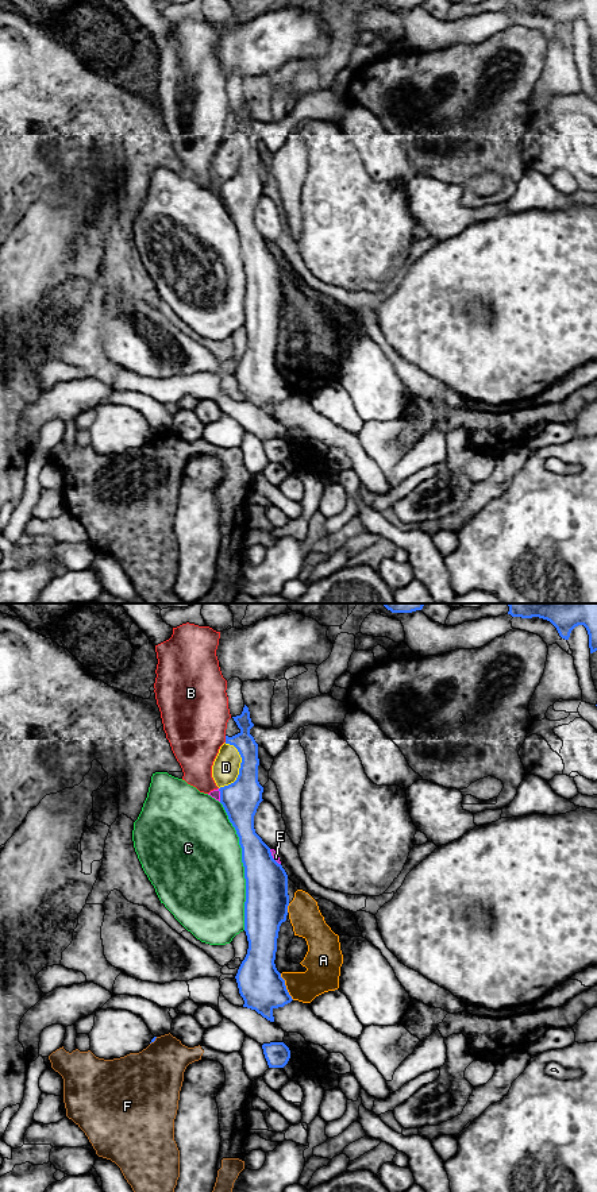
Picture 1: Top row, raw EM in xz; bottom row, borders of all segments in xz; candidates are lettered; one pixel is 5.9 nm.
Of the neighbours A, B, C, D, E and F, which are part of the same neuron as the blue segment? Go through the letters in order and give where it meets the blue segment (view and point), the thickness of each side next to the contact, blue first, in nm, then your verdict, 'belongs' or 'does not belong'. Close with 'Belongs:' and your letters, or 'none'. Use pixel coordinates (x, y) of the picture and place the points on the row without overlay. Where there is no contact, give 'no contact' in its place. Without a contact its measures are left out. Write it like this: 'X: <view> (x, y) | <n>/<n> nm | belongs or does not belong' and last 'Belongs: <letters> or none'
A: xz (285, 382) | 260/200 nm | does not belong
B: xz (226, 134) | 120/400 nm | does not belong
C: xz (243, 261) | 260/500 nm | does not belong
D: xz (239, 164) | 220/160 nm | does not belong
E: xz (272, 253) | 260/40 nm | does not belong
F: xz (153, 436) | 20/380 nm | does not belong
Belongs: none

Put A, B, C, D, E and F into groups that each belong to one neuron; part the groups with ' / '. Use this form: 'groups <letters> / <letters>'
groups A E / B / C / D / F

